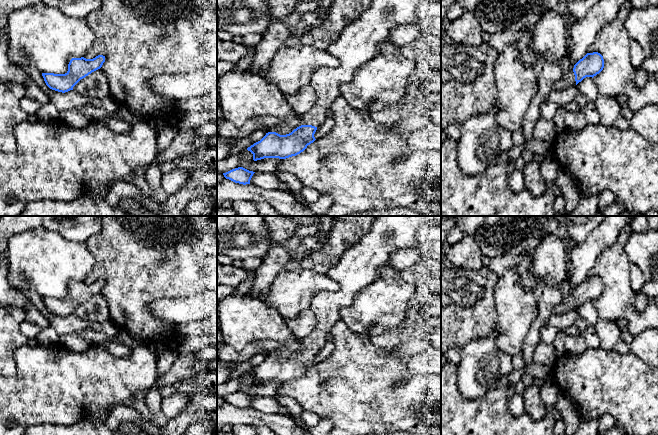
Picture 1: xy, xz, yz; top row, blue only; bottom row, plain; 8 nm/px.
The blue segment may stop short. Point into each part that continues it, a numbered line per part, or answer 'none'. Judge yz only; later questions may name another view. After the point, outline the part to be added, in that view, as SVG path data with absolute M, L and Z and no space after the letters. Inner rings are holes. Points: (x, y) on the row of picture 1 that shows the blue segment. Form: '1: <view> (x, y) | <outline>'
1: yz (568, 78) | M568 57L563 58L560 61L560 65L563 69L562 78L554 83L553 90L564 90L570 86L576 85L575 75L571 69L571 61Z

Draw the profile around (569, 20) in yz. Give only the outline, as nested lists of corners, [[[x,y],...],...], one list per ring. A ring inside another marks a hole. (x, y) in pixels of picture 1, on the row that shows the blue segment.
[[[567,14],[564,17],[564,22],[565,22],[565,26],[566,26],[566,29],[567,29],[566,57],[568,56],[568,54],[569,54],[571,48],[572,48],[572,39],[571,39],[571,36],[569,34],[569,30],[572,27],[572,25],[576,23],[576,21],[577,21],[577,19],[570,14]]]

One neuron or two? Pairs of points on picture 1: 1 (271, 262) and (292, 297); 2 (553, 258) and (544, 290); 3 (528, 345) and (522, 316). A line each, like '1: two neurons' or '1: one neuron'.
1: two neurons
2: one neuron
3: two neurons

